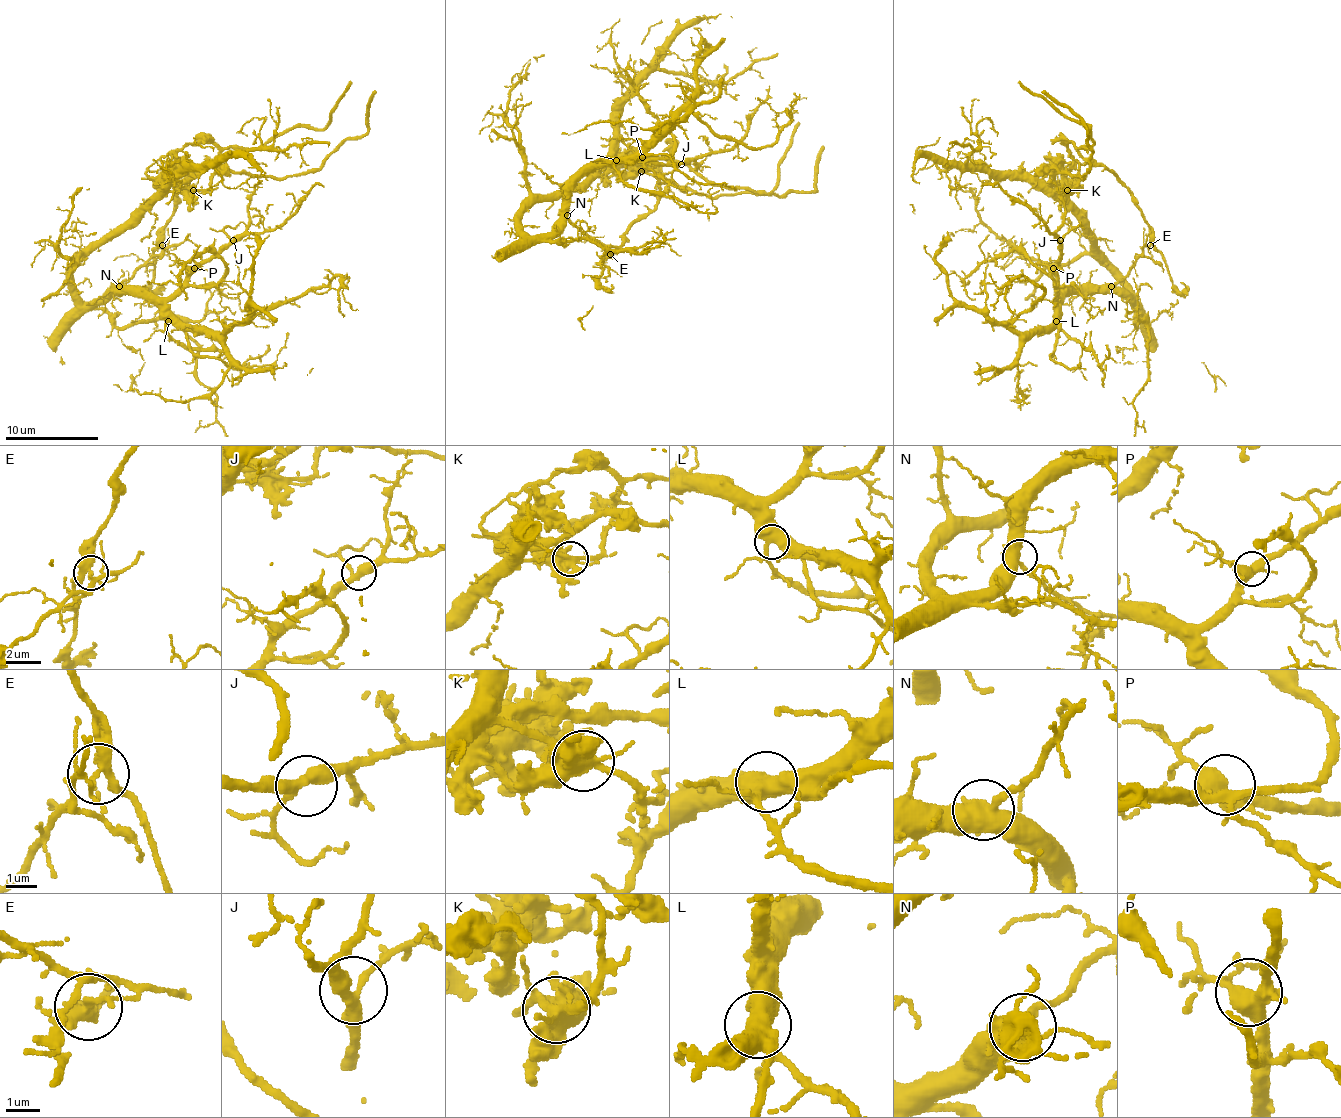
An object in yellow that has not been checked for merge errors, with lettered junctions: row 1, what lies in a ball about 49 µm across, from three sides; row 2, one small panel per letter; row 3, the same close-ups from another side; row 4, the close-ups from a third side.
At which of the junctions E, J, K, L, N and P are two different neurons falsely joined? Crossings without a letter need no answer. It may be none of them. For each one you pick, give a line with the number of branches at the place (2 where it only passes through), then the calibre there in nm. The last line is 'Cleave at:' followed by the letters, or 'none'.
E: Branches: 4. Thickness 320 nm
K: Branches: 6. Thickness 500 nm
Cleave at: E, K

